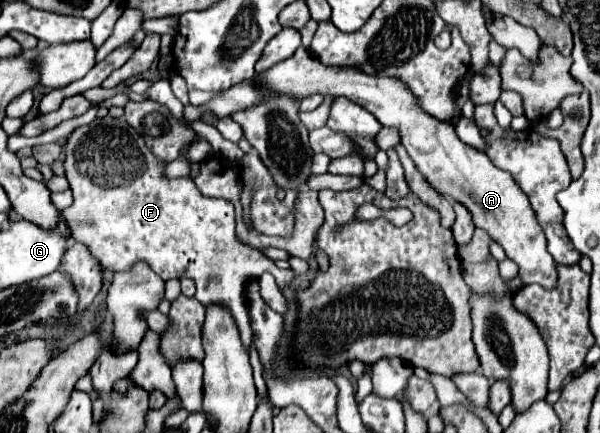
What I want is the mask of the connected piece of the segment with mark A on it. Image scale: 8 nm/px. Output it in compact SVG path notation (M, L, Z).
M299 47L289 59L273 65L271 69L255 75L253 79L245 79L233 85L231 89L213 97L209 103L201 107L185 105L183 123L191 125L193 121L201 121L205 113L211 113L215 121L219 121L241 109L259 105L265 95L287 95L287 97L293 97L295 101L301 101L315 93L323 97L327 95L347 97L353 103L363 105L369 113L373 113L383 127L395 127L399 131L401 145L407 149L409 157L413 159L417 171L425 177L425 181L439 195L451 197L451 201L461 203L463 207L469 209L469 213L473 215L475 227L487 231L491 241L499 243L505 249L507 257L519 265L521 281L525 285L537 283L545 289L555 289L557 263L547 251L545 233L525 193L519 189L513 177L507 171L495 167L483 151L465 145L457 137L455 127L439 119L435 121L435 117L425 113L419 105L419 99L411 93L411 89L401 79L367 75L355 67L323 65L309 49Z

